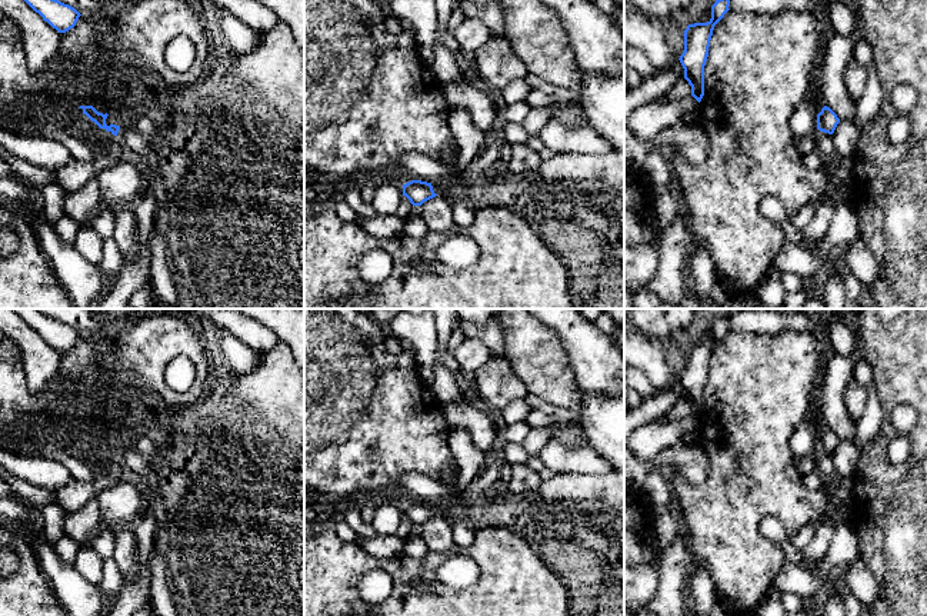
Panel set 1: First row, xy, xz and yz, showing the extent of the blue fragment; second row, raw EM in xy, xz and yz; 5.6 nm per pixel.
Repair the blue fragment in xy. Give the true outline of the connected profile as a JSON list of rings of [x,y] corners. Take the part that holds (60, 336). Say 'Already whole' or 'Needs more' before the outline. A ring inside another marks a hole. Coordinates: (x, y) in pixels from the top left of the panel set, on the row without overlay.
Already whole. [[[13,309],[59,353],[73,349],[81,336],[74,327],[43,314],[39,309]]]

